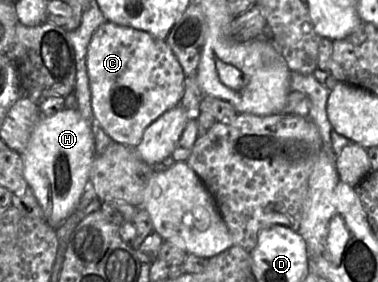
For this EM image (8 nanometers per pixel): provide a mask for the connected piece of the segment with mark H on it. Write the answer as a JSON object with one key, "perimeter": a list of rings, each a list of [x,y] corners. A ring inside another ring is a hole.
{"perimeter":[[[64,108],[49,116],[41,116],[21,154],[24,179],[40,205],[45,220],[57,227],[74,211],[89,185],[95,157],[92,126],[78,110]]]}

